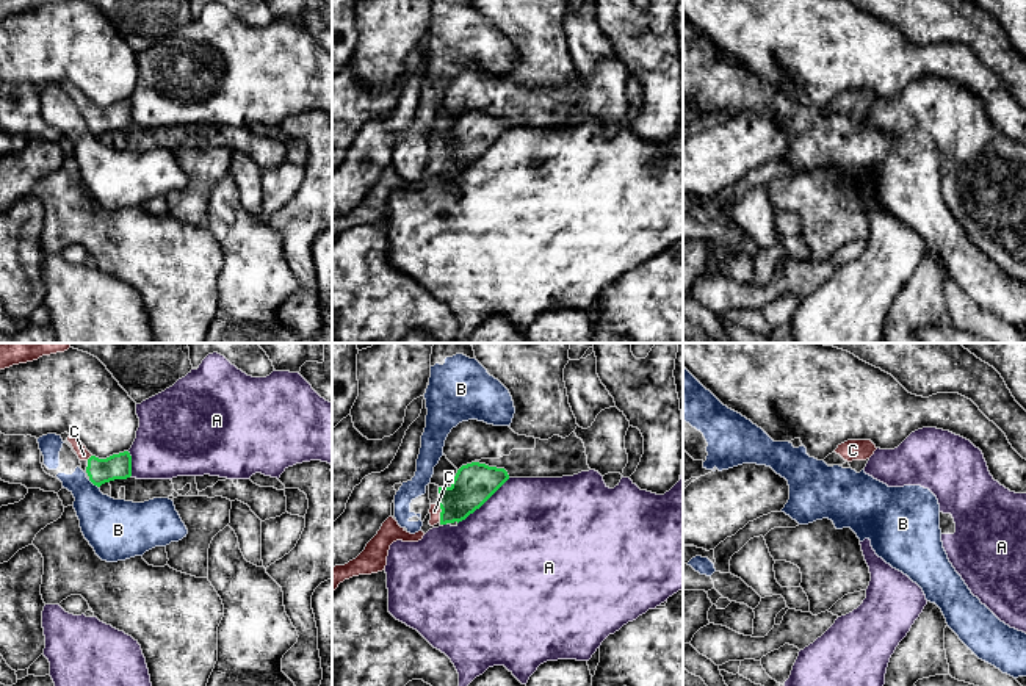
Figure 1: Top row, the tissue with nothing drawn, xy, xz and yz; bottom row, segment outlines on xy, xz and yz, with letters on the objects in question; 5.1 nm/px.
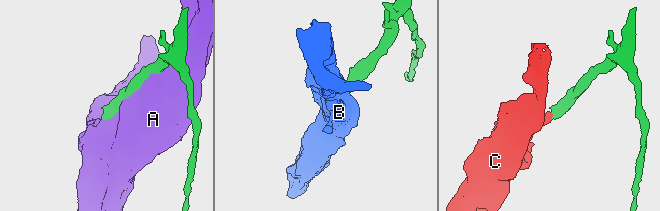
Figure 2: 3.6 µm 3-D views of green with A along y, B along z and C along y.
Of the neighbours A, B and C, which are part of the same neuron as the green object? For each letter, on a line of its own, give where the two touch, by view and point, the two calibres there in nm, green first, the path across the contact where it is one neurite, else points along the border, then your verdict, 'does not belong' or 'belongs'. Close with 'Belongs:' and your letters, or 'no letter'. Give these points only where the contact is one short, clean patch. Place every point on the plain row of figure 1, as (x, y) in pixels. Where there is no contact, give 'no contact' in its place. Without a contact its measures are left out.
A: xz (483, 152) | 220/500 nm | does not belong
B: xy (93, 132) | 130/280 nm | along xy (88, 129), (97, 137) | does not belong
C: xz (440, 163) | 220/60 nm | across xz (473, 133), (440, 163), (434, 160) | belongs
Belongs: C

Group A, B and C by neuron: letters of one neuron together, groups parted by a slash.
A / B / C

